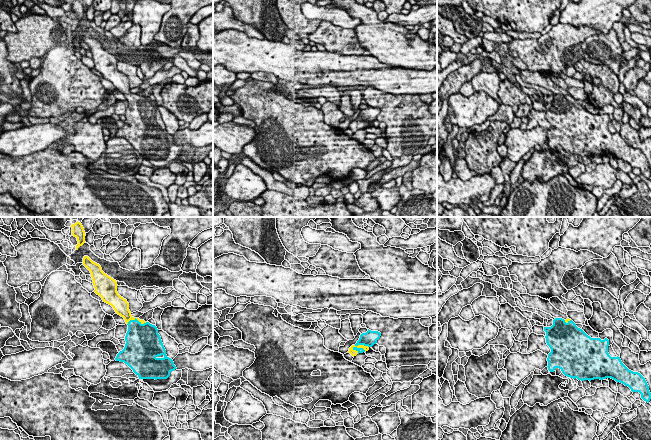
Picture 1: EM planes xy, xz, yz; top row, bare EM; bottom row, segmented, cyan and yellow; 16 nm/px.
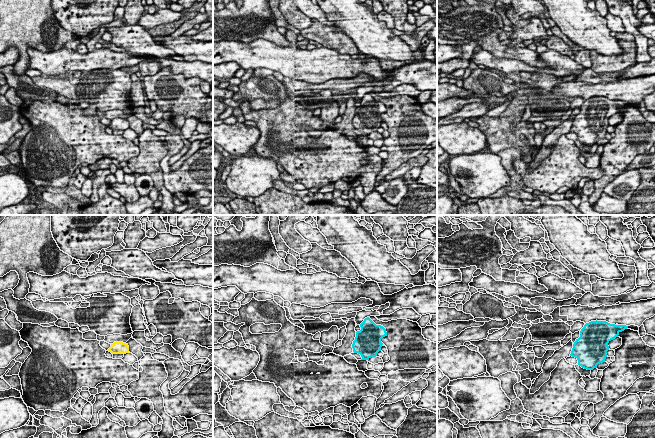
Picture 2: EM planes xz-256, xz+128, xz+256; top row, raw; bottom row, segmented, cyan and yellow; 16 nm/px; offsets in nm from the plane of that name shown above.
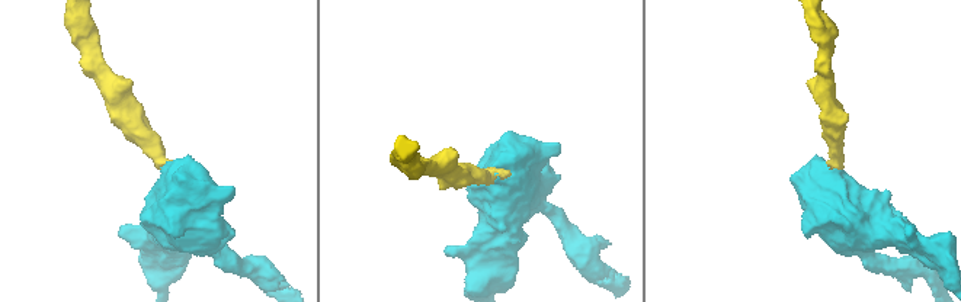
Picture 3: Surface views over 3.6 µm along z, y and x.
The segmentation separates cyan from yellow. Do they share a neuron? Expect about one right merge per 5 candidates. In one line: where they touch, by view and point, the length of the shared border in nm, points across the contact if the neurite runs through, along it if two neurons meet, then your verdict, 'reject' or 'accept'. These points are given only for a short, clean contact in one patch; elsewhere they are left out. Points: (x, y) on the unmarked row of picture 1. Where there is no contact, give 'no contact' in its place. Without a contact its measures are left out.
xz (360, 120) | 280 nm | across xz (360, 126), (360, 120), (353, 124), (353, 128) | accept

